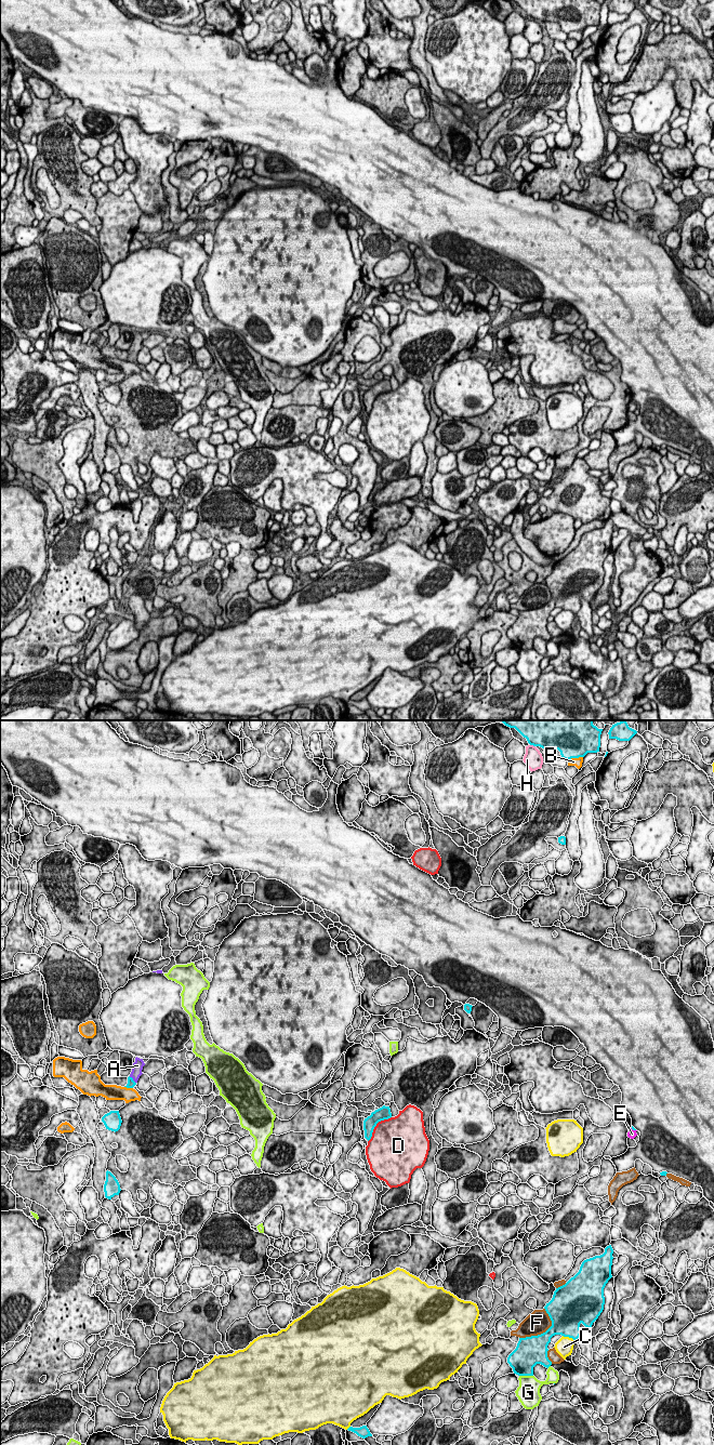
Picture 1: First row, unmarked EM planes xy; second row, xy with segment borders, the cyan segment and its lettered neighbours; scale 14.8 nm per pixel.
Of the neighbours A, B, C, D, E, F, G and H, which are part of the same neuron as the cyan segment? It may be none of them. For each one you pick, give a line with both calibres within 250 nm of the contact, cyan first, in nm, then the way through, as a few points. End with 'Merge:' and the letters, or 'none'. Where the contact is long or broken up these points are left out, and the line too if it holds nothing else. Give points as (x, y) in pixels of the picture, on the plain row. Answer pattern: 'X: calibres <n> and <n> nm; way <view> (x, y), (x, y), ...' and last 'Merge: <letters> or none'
A: calibres 120 and 160 nm; way xy (131, 356), (132, 353), (137, 339)
Merge: A

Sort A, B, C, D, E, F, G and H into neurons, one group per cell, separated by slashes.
A / B / C / D / E / F / G / H

